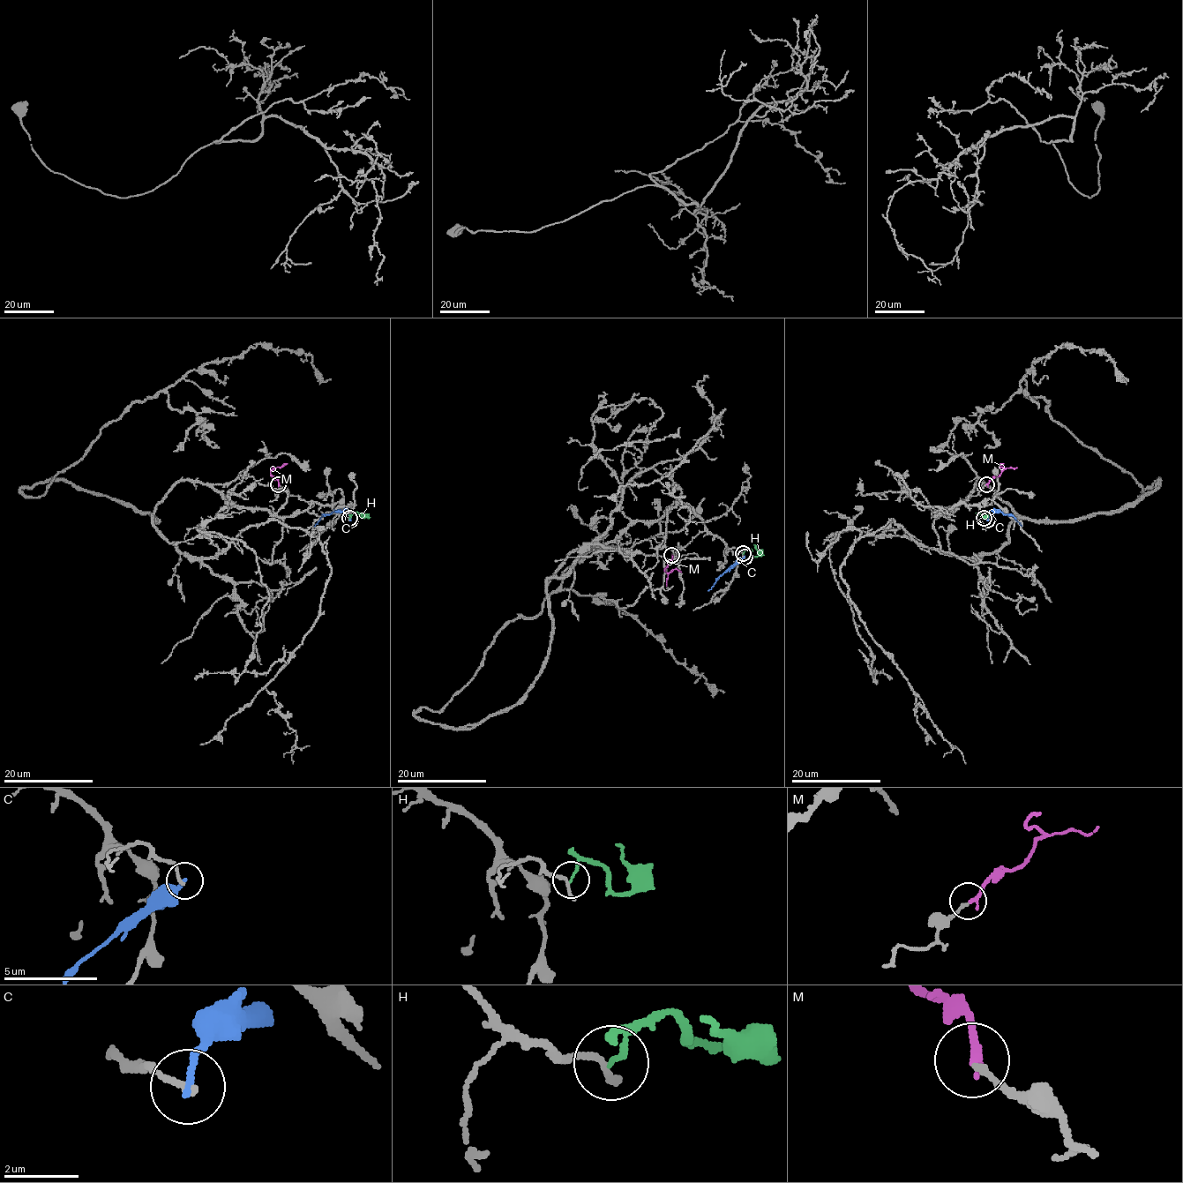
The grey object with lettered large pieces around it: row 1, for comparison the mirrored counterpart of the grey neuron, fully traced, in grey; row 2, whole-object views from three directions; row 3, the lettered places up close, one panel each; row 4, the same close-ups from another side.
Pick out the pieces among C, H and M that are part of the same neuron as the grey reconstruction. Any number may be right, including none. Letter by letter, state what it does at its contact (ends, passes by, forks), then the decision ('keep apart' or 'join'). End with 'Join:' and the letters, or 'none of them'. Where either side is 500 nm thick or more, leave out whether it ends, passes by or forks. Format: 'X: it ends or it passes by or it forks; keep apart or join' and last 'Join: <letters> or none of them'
C: it ends; keep apart
H: it ends; keep apart
M: it ends; join
Join: M

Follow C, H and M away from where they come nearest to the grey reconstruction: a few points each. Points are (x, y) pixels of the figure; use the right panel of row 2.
C: (988, 520), (992, 512), (1010, 513), (1022, 526)
H: (984, 518), (979, 515), (980, 512), (986, 516), (976, 512)
M: (985, 484), (999, 475), (1003, 467), (1000, 466), (1003, 463)

